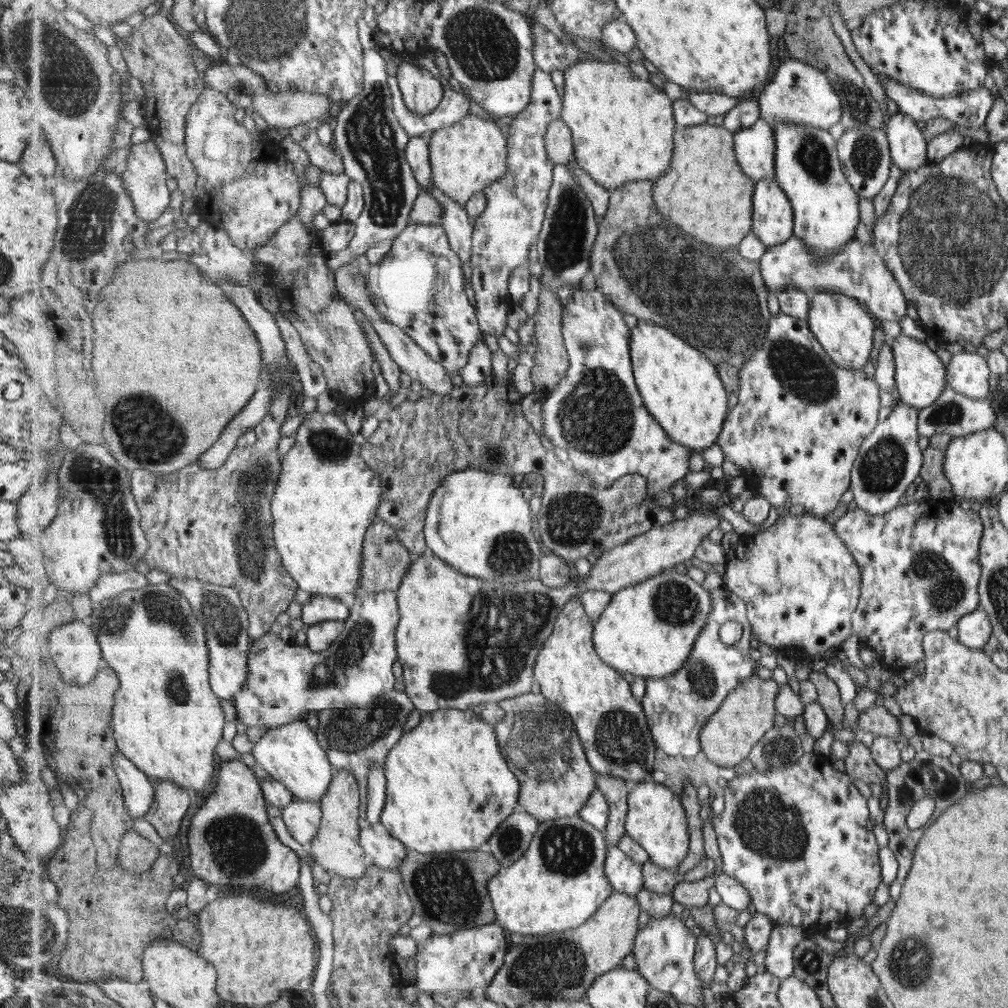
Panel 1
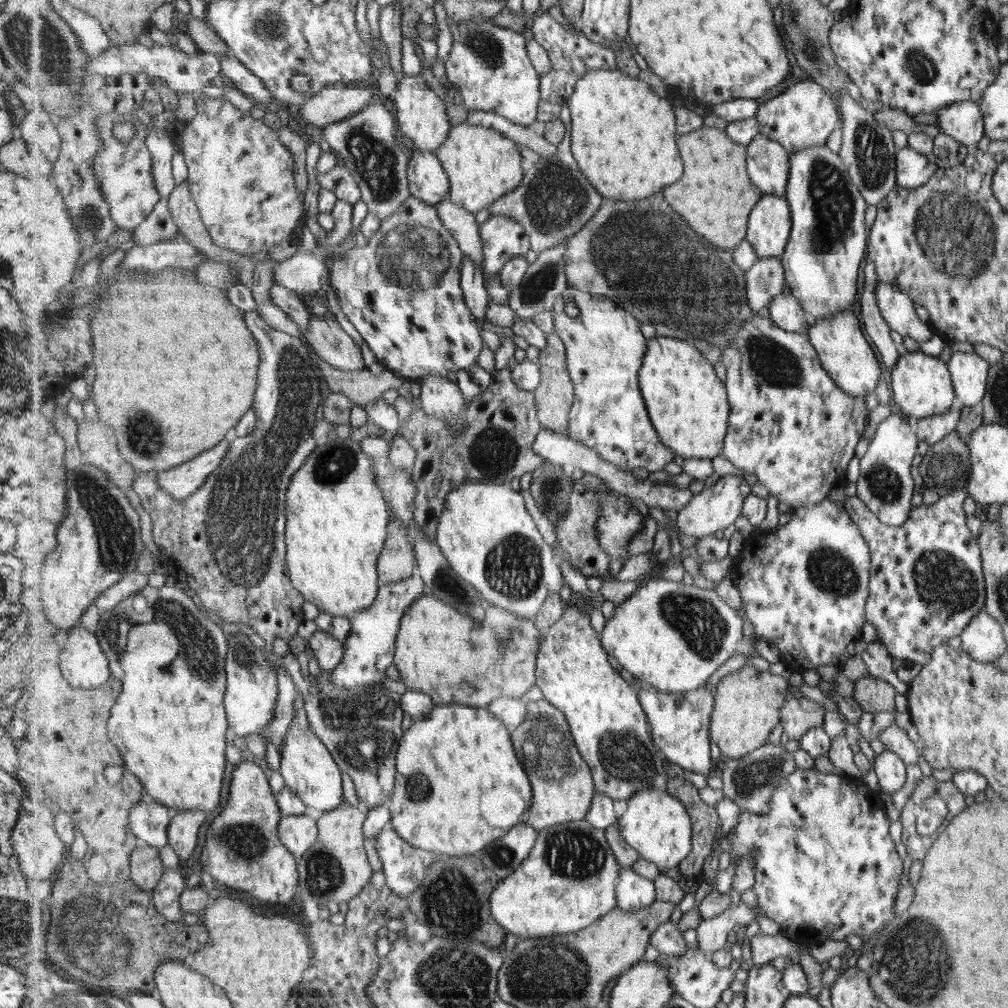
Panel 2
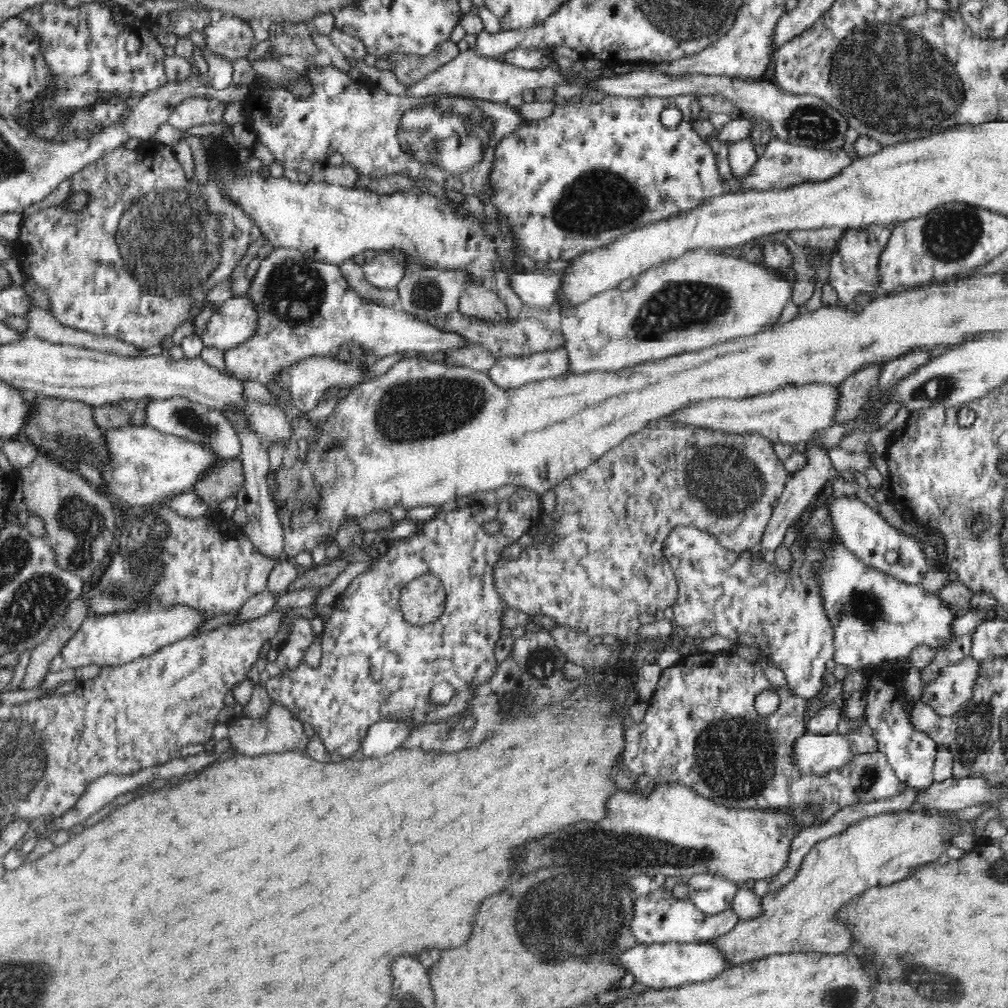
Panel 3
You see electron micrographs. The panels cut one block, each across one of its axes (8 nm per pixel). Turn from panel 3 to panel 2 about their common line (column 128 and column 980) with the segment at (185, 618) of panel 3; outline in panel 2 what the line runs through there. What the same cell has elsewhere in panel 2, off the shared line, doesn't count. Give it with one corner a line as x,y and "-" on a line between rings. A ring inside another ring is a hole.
985,610
973,617
959,635
959,648
977,662
993,663
1007,647
1001,624

